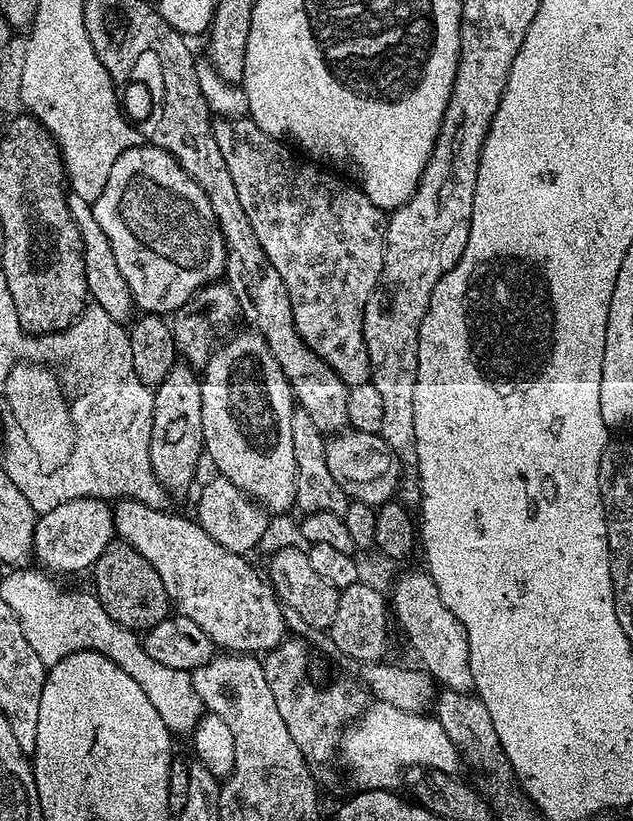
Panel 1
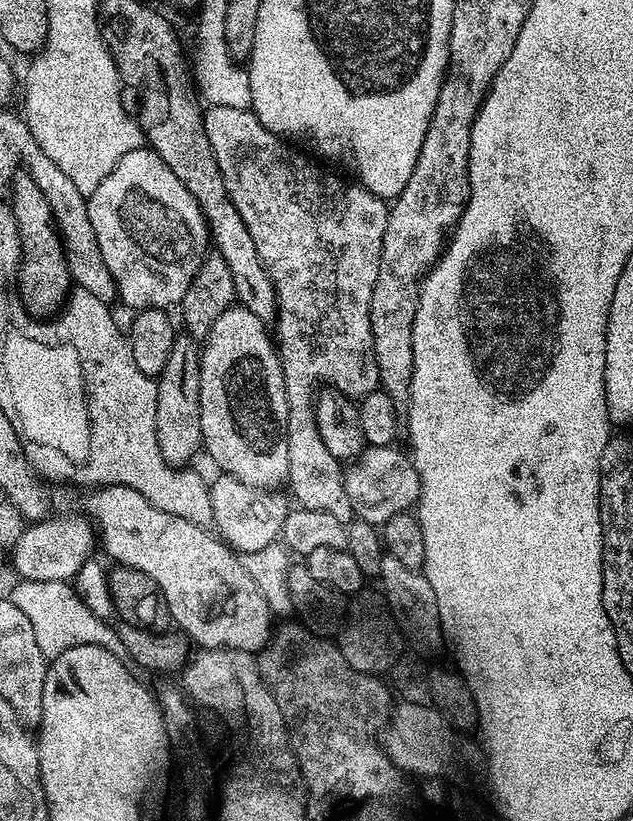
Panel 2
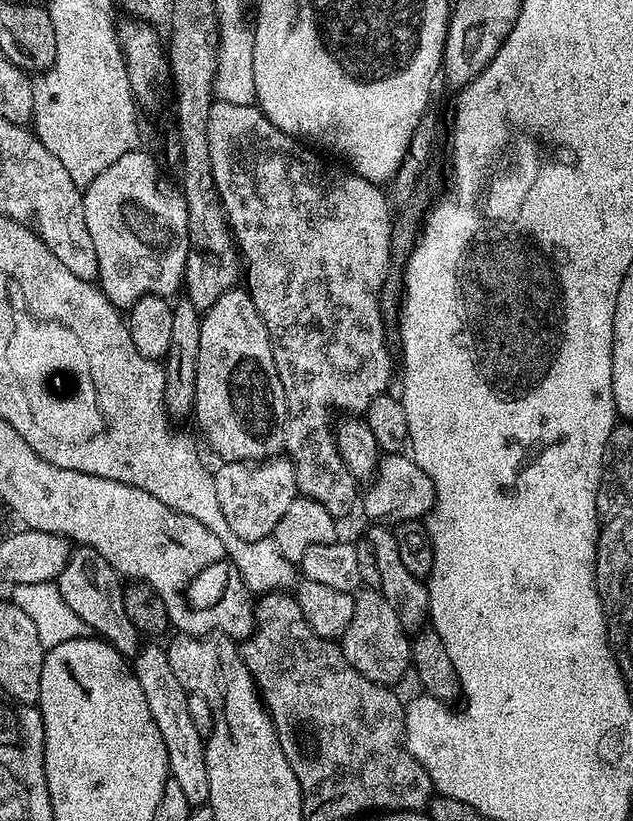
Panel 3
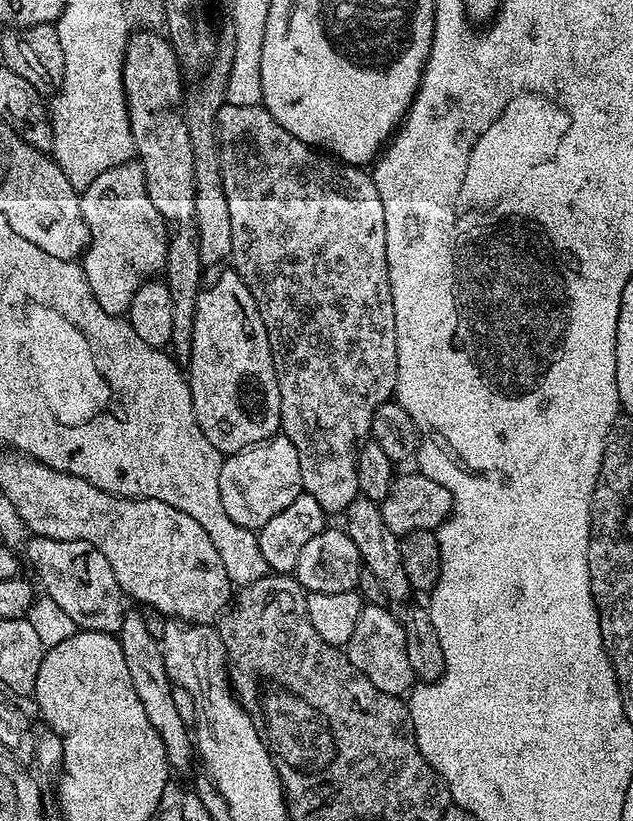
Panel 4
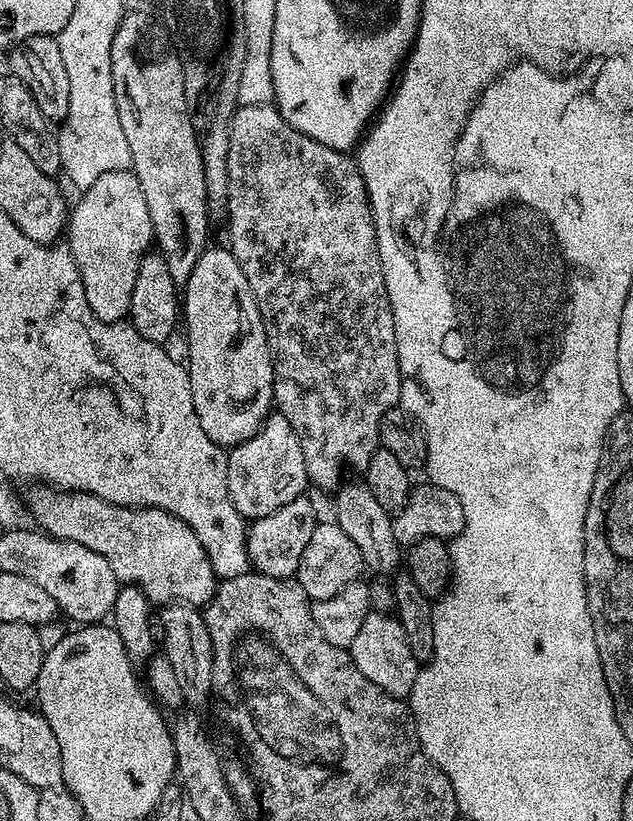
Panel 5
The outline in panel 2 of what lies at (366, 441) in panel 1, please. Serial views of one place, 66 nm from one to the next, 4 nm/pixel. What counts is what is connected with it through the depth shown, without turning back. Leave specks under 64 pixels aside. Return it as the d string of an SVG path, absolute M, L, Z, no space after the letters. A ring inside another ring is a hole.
M368 446L343 469L342 492L356 503L359 519L381 526L399 512L415 509L420 499L418 470L407 451L399 452L396 446Z

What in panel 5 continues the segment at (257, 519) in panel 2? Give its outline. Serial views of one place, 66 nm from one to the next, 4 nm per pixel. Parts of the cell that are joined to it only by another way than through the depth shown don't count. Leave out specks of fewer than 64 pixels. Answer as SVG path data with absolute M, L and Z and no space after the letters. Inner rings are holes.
M268 415L260 432L254 434L254 438L237 444L227 453L227 457L230 502L234 502L238 514L245 521L251 522L266 518L266 514L274 514L274 510L286 506L286 502L294 502L294 498L305 495L309 487L302 446L294 434L294 426L290 426L282 415Z

